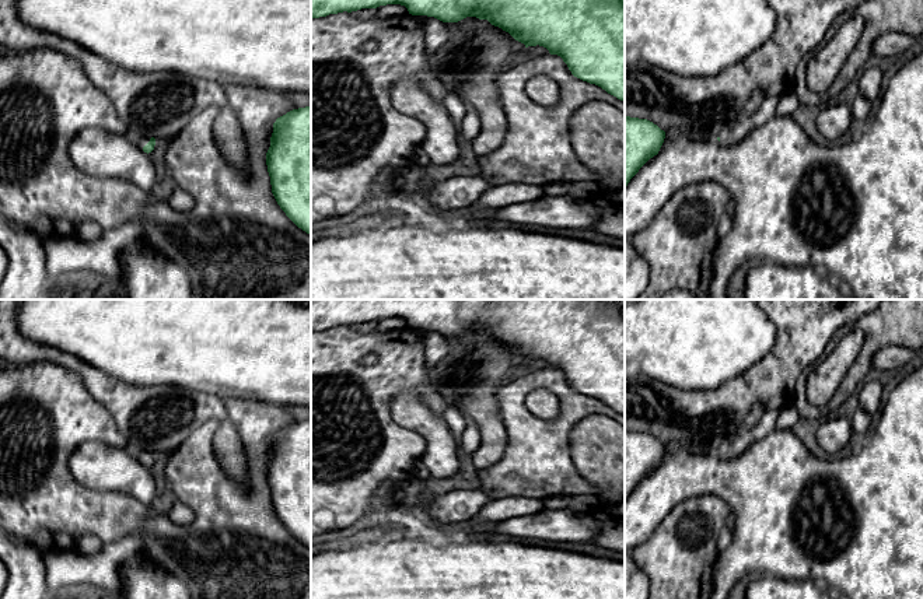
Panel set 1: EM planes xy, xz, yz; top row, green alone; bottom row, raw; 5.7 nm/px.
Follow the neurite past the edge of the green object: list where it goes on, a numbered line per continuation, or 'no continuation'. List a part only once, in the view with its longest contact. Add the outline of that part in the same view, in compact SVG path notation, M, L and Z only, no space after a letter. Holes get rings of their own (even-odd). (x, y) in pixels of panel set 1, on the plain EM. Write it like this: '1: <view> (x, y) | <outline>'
1: xy (140, 454) | M139 448L134 451L134 456L143 463L143 460L150 455L148 448Z

